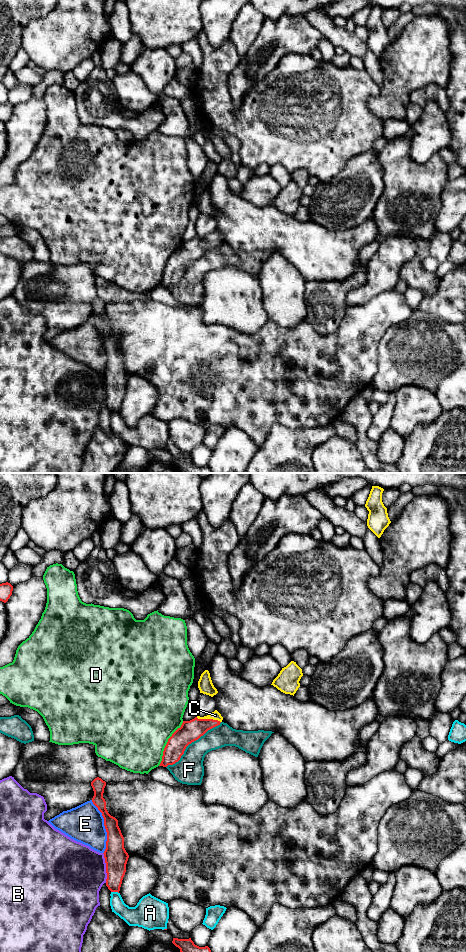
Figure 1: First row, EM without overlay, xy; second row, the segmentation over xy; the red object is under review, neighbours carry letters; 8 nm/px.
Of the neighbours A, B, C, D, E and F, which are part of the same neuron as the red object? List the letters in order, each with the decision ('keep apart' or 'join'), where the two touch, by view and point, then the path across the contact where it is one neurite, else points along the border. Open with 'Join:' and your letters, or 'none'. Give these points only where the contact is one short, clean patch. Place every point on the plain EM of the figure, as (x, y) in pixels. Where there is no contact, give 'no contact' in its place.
Join: C
A: keep apart | xy (115, 411)
B: keep apart | xy (106, 388)
C: join | xy (208, 239) | across xy (190, 251), (208, 239), (215, 235)
D: keep apart | xy (167, 263)
E: keep apart | xy (105, 347)
F: keep apart | xy (191, 262)

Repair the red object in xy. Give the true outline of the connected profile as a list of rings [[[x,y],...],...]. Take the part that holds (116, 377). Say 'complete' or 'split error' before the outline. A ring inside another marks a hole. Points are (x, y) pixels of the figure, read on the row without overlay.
complete | [[[97,297],[91,302],[91,306],[94,311],[92,322],[102,333],[107,352],[106,369],[103,373],[107,393],[106,406],[111,412],[119,413],[129,375],[124,368],[124,357],[118,346],[118,340],[106,329],[106,321],[103,318],[106,302]]]

